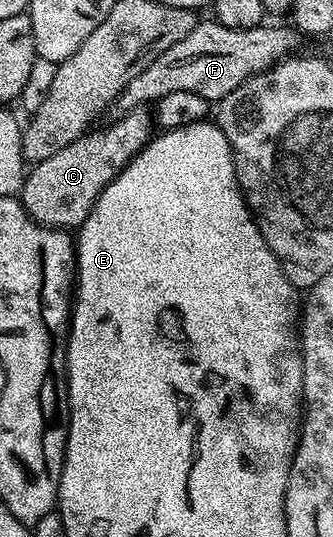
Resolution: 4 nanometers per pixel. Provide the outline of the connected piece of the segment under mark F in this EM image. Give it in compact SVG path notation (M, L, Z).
M214 19L200 20L181 43L173 43L169 51L157 55L141 75L127 84L115 101L114 112L119 115L131 113L160 101L172 91L193 91L209 103L218 103L241 87L241 83L279 64L294 50L291 48L301 40L300 34L294 28L286 28L274 29L270 23L264 23L252 29L234 29Z

